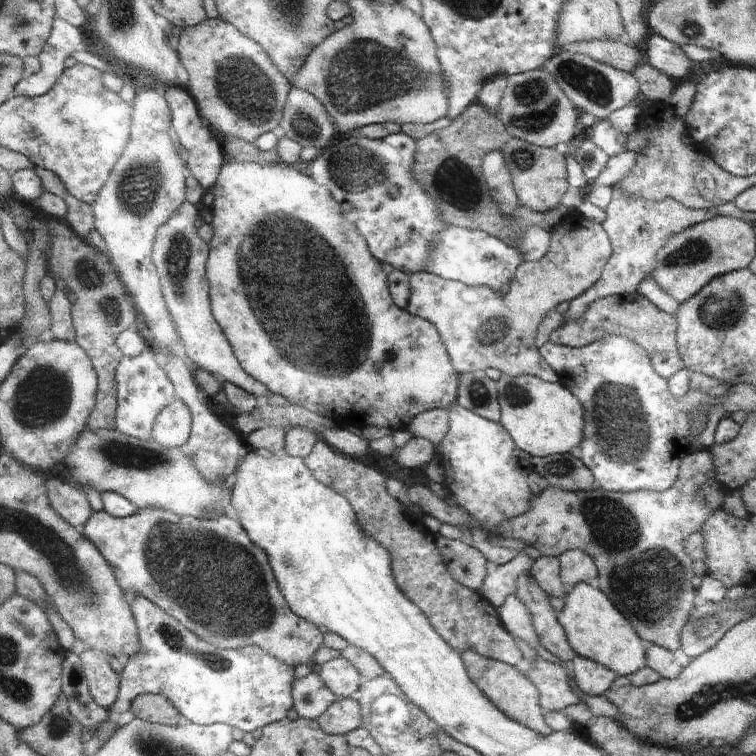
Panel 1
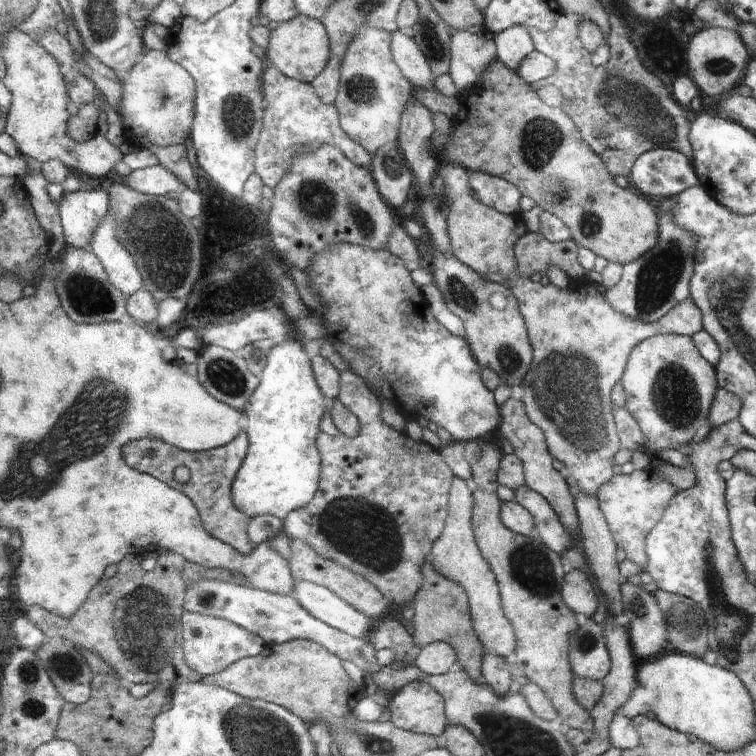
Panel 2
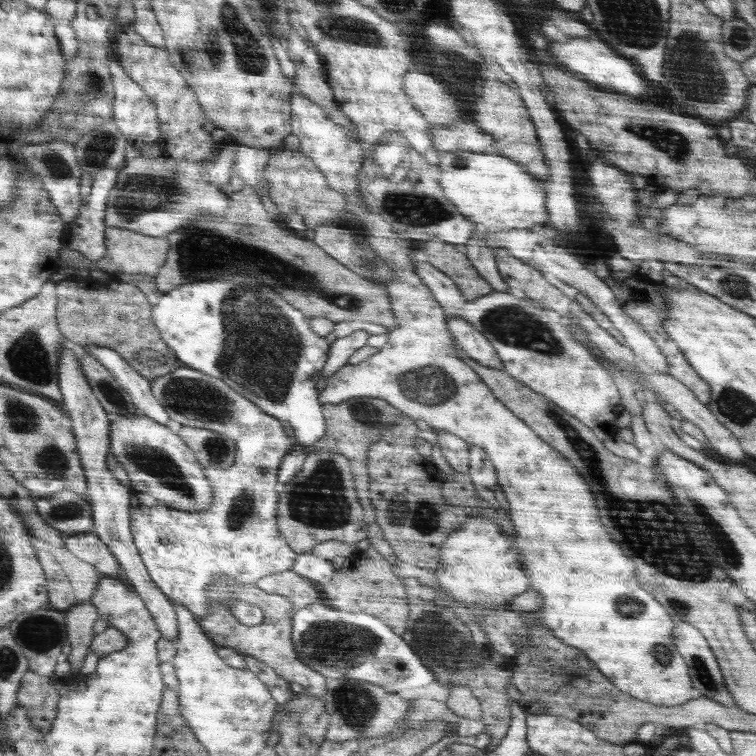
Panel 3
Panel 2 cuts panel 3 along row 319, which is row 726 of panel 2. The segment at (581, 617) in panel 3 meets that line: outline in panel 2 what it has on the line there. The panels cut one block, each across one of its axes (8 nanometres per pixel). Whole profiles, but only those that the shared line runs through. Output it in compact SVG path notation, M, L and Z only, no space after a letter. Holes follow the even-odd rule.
M423 683L401 688L386 709L391 724L412 733L441 738L448 726L446 700Z

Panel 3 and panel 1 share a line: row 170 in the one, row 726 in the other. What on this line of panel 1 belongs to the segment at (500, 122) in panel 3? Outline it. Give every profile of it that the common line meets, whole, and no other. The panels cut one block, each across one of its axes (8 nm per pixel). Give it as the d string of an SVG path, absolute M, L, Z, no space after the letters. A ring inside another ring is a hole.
M471 648L464 651L464 666L468 666L468 674L472 674L472 680L476 682L476 686L480 686L480 690L504 714L516 719L516 722L523 723L524 726L531 728L538 734L546 736L553 731L551 725L544 722L545 718L542 718L541 704L538 704L539 689L531 679L524 678L517 668L512 668L508 663L496 659L486 658Z

